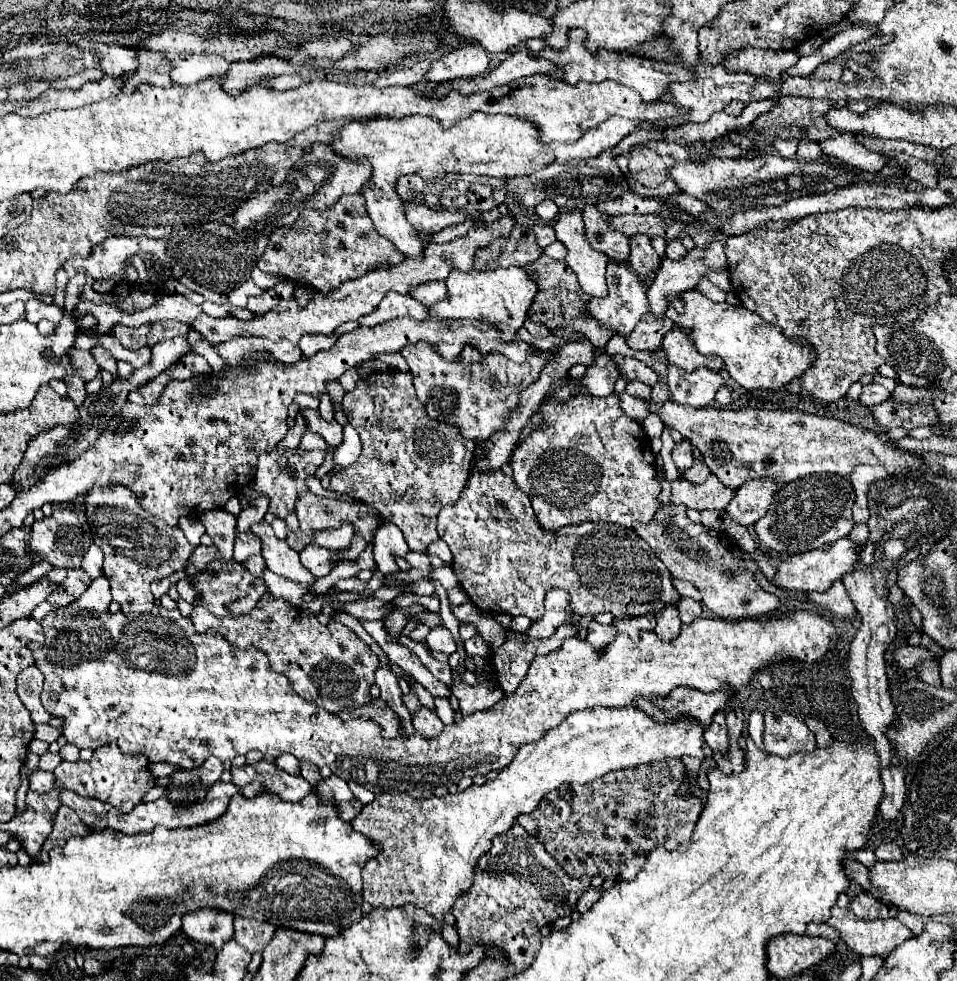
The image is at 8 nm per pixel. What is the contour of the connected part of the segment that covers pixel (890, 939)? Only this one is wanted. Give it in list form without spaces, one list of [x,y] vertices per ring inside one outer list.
[[[834,906],[828,924],[836,928],[840,938],[860,956],[880,956],[882,960],[886,960],[898,944],[912,938],[908,926],[898,918],[860,920],[850,908],[842,910]]]

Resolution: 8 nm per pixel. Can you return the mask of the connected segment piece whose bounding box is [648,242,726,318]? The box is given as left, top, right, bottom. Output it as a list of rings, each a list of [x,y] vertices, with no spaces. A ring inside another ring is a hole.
[[[714,242],[710,244],[708,250],[690,250],[684,258],[680,260],[670,260],[664,258],[662,260],[662,268],[660,274],[656,274],[656,280],[652,282],[652,286],[648,288],[648,304],[650,304],[650,314],[654,318],[664,318],[664,312],[668,310],[668,306],[674,306],[678,314],[684,312],[684,302],[680,298],[680,294],[692,290],[698,280],[706,274],[708,268],[726,268],[726,254],[724,254],[724,244],[722,242]]]

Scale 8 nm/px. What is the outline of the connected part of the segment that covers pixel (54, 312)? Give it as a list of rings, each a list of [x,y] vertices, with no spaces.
[[[30,300],[26,302],[26,320],[33,324],[38,324],[41,320],[49,320],[58,324],[62,320],[62,308],[54,304],[44,304],[40,300]]]

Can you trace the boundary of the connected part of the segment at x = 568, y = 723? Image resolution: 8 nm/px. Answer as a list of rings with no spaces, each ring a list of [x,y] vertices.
[[[636,706],[592,708],[572,712],[560,726],[548,730],[540,740],[520,746],[514,760],[498,772],[498,778],[488,780],[482,786],[472,784],[462,792],[448,796],[432,796],[426,800],[410,798],[406,792],[386,792],[382,796],[376,796],[352,820],[352,828],[356,832],[362,832],[368,840],[374,840],[380,846],[380,852],[370,858],[362,868],[362,898],[374,908],[400,908],[406,904],[414,904],[420,906],[424,912],[432,914],[432,918],[442,924],[444,914],[450,912],[454,902],[468,892],[476,862],[482,854],[490,850],[492,838],[510,830],[516,816],[530,814],[538,806],[542,796],[546,796],[550,790],[556,790],[560,784],[588,784],[608,774],[610,770],[622,770],[638,766],[642,762],[682,756],[694,756],[704,760],[702,744],[704,726],[692,716],[682,716],[660,724],[654,716],[646,714]]]

